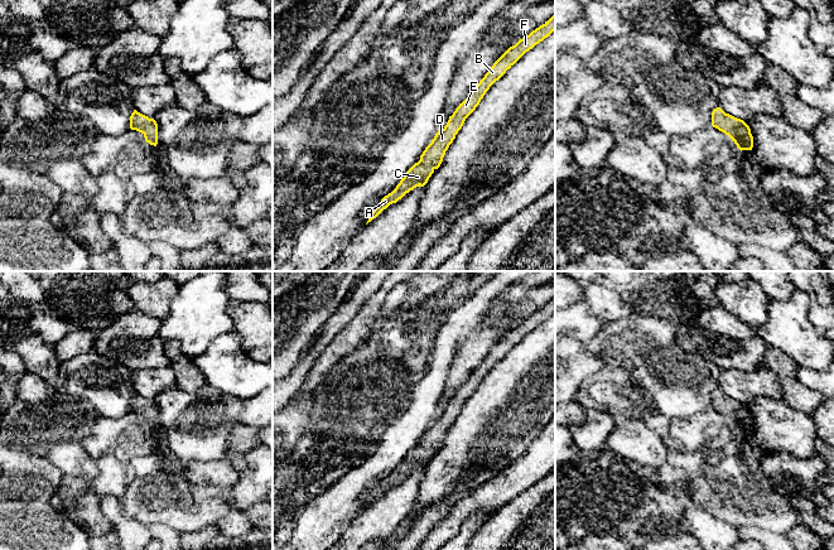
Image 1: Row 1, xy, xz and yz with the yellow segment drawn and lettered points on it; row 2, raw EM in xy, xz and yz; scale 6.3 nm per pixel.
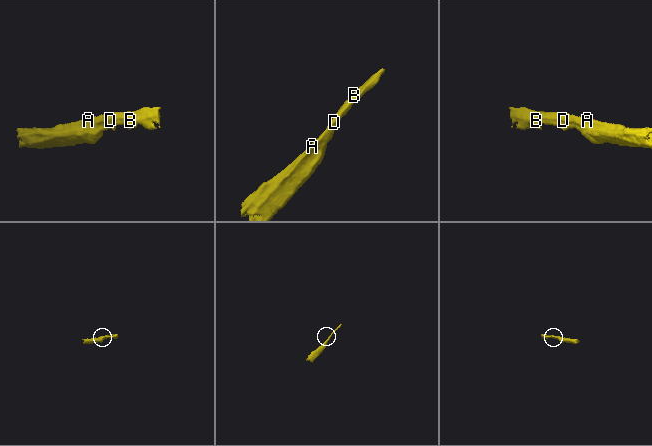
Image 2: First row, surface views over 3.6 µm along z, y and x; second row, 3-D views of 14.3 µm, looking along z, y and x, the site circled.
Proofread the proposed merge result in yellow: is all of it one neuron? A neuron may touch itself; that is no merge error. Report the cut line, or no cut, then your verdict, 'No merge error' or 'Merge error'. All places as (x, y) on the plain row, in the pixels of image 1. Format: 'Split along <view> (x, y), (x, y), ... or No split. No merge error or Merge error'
No split. No merge error

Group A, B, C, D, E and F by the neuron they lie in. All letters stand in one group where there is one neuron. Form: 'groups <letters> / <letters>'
groups A B C D E F

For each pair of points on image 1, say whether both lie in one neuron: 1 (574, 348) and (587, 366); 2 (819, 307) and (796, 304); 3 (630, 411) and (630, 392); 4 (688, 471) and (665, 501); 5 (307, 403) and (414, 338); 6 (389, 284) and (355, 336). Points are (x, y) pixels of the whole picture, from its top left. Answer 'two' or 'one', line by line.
1: one
2: two
3: one
4: two
5: two
6: one

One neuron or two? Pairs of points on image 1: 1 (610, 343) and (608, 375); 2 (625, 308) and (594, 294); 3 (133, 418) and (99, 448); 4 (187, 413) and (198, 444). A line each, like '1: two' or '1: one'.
1: two
2: one
3: one
4: one

